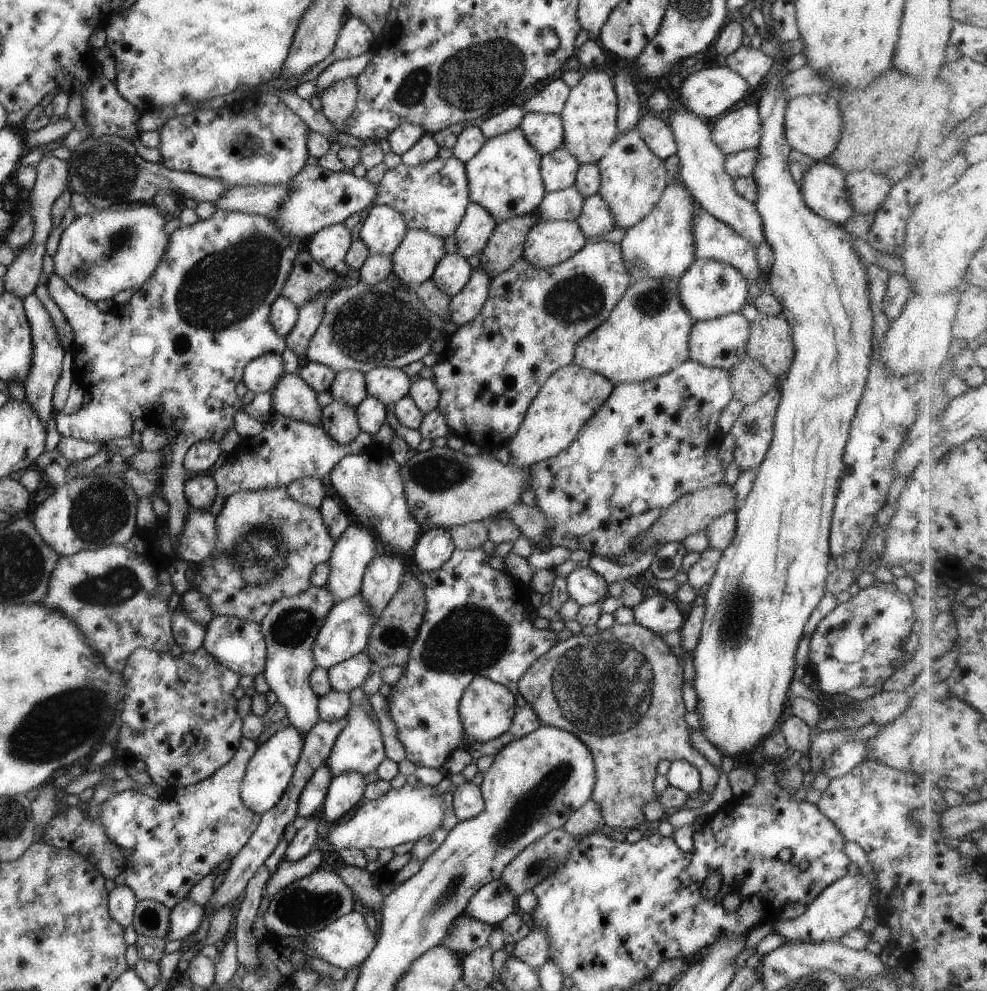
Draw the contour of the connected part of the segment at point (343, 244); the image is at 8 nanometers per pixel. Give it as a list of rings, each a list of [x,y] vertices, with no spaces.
[[[338,223],[321,228],[305,247],[318,264],[333,270],[338,262],[345,260],[351,242],[350,229],[344,223]]]

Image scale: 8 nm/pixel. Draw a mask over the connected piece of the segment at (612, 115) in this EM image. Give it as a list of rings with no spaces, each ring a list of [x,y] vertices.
[[[590,69],[590,72],[580,79],[575,87],[571,88],[567,101],[559,114],[563,124],[563,145],[581,164],[596,163],[606,154],[607,148],[617,137],[617,96],[613,79],[602,69]]]

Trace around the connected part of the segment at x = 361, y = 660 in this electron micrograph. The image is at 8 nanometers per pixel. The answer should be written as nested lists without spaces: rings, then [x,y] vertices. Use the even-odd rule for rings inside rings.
[[[364,650],[362,653],[335,664],[327,670],[331,688],[348,695],[351,690],[360,685],[364,686],[372,663],[369,653]]]

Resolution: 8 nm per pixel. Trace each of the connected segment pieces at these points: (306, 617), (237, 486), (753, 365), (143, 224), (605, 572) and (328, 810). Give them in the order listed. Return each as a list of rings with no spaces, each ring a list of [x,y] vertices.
[[[311,584],[299,595],[274,601],[259,624],[267,644],[265,669],[262,673],[268,681],[270,691],[275,692],[276,700],[286,707],[289,721],[304,738],[321,720],[318,712],[319,696],[314,694],[309,685],[310,673],[317,667],[312,647],[328,611],[335,604],[336,600],[326,586],[315,587]]]
[[[274,412],[265,427],[251,439],[243,439],[234,452],[228,454],[226,463],[216,469],[213,477],[218,492],[209,511],[220,514],[225,500],[238,491],[257,491],[264,489],[286,488],[291,482],[304,477],[322,480],[346,455],[359,455],[374,447],[372,435],[360,431],[358,436],[347,445],[336,442],[321,425],[308,421],[294,420]]]
[[[750,358],[741,360],[730,369],[730,388],[742,405],[753,403],[778,384],[778,378]]]
[[[152,202],[135,204],[133,210],[108,208],[76,216],[61,234],[53,257],[53,272],[78,294],[95,303],[113,298],[127,288],[137,291],[163,257],[169,239],[164,232],[168,218]]]
[[[651,548],[646,554],[640,556],[636,562],[622,566],[611,562],[609,559],[593,555],[589,559],[589,567],[602,576],[606,582],[606,586],[609,587],[612,583],[634,580],[639,574],[647,575],[652,559],[659,548]]]
[[[354,771],[334,777],[324,798],[324,818],[327,822],[330,824],[348,817],[362,800],[366,785],[365,776]]]

